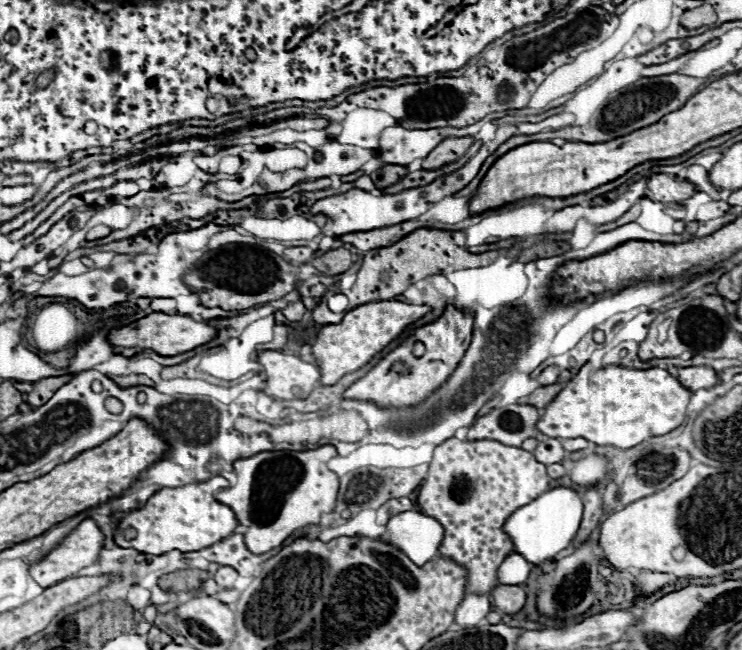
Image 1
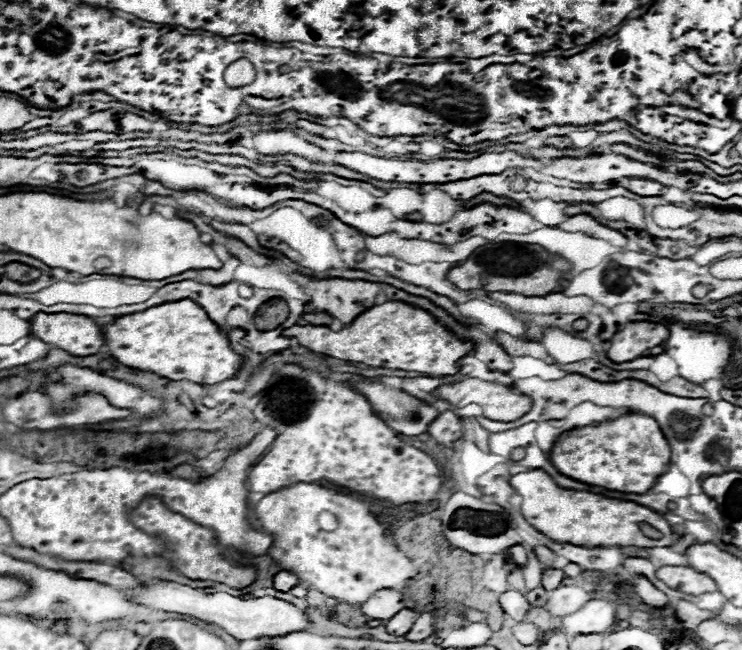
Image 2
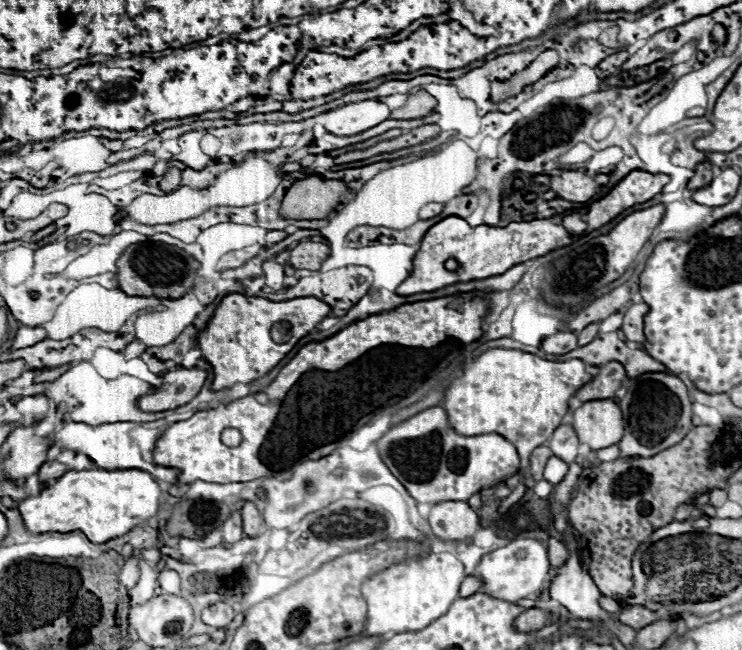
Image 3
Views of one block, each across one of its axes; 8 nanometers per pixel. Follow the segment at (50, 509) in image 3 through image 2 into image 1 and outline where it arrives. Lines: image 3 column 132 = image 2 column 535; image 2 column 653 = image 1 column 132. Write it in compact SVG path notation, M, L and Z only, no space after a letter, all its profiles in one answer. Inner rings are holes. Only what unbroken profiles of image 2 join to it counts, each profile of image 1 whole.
M222 476L178 488L162 488L150 496L142 508L124 514L124 518L114 528L114 542L122 548L136 548L138 552L152 556L160 556L170 550L196 552L212 546L230 536L238 526L234 512L214 498L214 494L224 488L228 488L228 480Z

